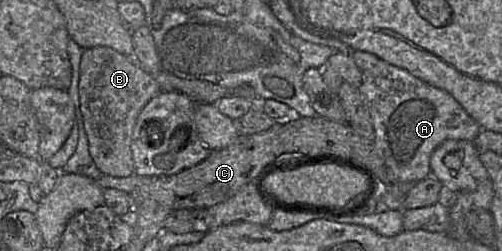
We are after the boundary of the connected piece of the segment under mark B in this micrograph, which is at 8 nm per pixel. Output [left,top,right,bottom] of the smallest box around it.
[79,46,162,178]

